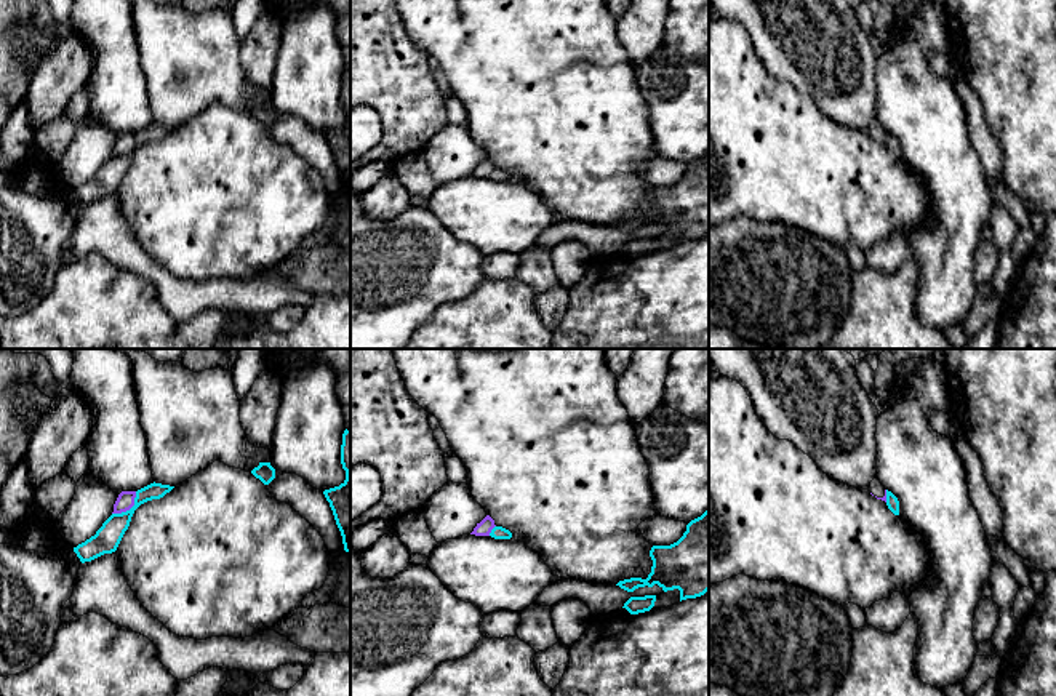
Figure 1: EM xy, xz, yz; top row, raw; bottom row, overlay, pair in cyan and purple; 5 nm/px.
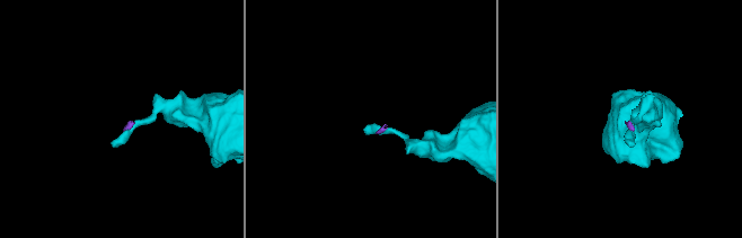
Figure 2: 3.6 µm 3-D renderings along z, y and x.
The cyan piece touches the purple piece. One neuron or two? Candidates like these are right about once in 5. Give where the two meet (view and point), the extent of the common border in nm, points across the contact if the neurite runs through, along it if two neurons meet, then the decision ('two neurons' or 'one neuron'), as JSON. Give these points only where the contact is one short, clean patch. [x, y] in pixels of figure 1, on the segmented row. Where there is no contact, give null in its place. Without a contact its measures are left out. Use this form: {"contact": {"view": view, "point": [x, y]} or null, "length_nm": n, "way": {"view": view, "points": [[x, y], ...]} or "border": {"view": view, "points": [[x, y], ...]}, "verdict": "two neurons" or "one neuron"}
{"contact": {"view": "xy", "point": [130, 509]}, "length_nm": 170, "border": {"view": "xy", "points": [[136, 492], [135, 503], [128, 509], [112, 514]]}, "verdict": "two neurons"}

